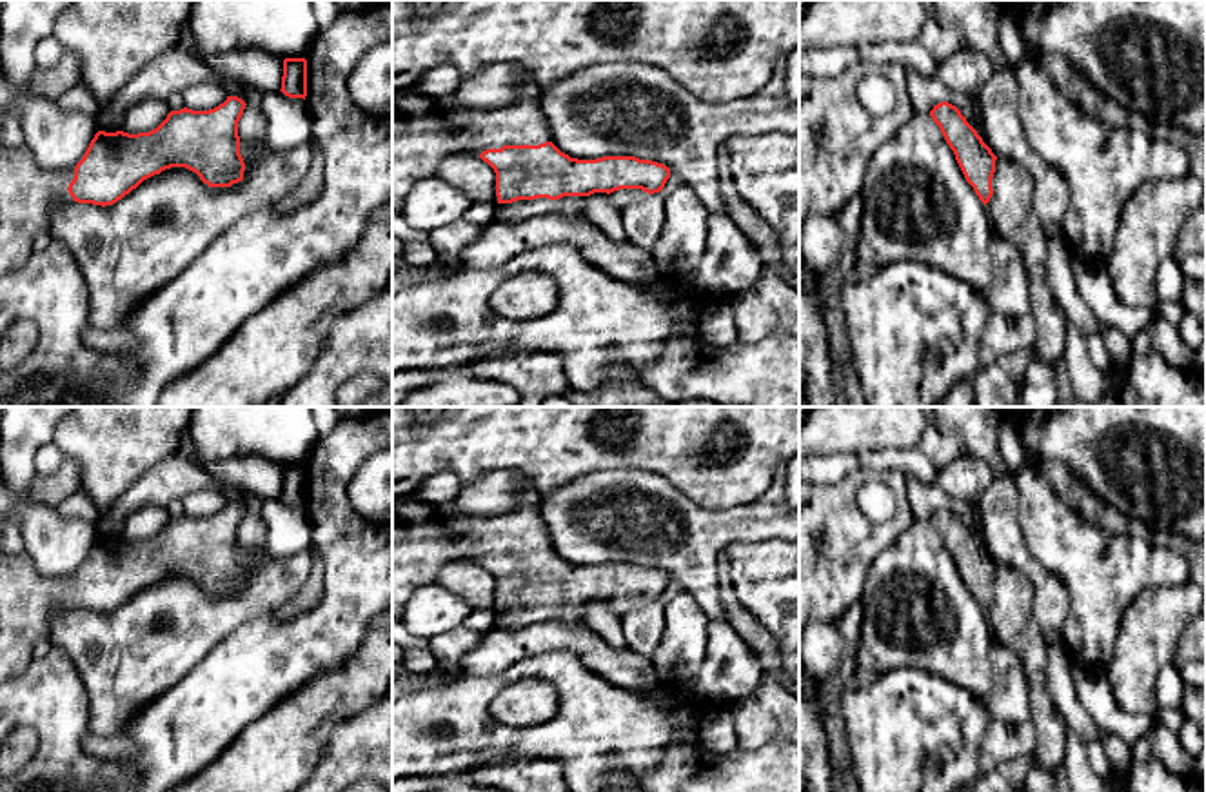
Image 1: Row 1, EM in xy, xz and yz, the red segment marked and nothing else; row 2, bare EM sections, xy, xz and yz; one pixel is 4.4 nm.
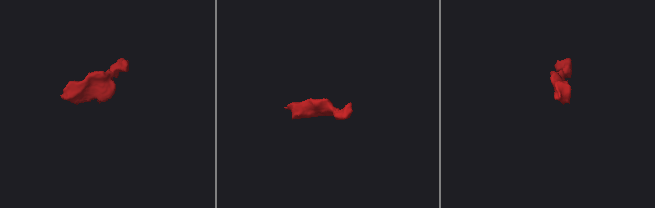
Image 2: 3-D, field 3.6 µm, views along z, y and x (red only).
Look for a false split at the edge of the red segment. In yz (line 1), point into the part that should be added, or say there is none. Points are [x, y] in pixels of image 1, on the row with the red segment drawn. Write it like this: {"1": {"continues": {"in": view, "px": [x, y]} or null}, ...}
{"1": {"continues": {"in": "yz", "px": [1010, 209]}}}

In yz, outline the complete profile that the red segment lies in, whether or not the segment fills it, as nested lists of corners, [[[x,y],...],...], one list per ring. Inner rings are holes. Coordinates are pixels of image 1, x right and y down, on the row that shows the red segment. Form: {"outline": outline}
{"outline": [[[941,102],[930,116],[954,151],[966,182],[986,205],[993,233],[1019,249],[1028,271],[1030,314],[1035,320],[1032,351],[1055,367],[1064,352],[1066,316],[1046,283],[1048,238],[1032,203],[1033,178],[1017,163],[997,158],[955,105]]]}

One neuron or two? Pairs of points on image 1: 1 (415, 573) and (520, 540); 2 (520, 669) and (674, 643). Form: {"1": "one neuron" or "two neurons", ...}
{"1": "one neuron", "2": "two neurons"}

